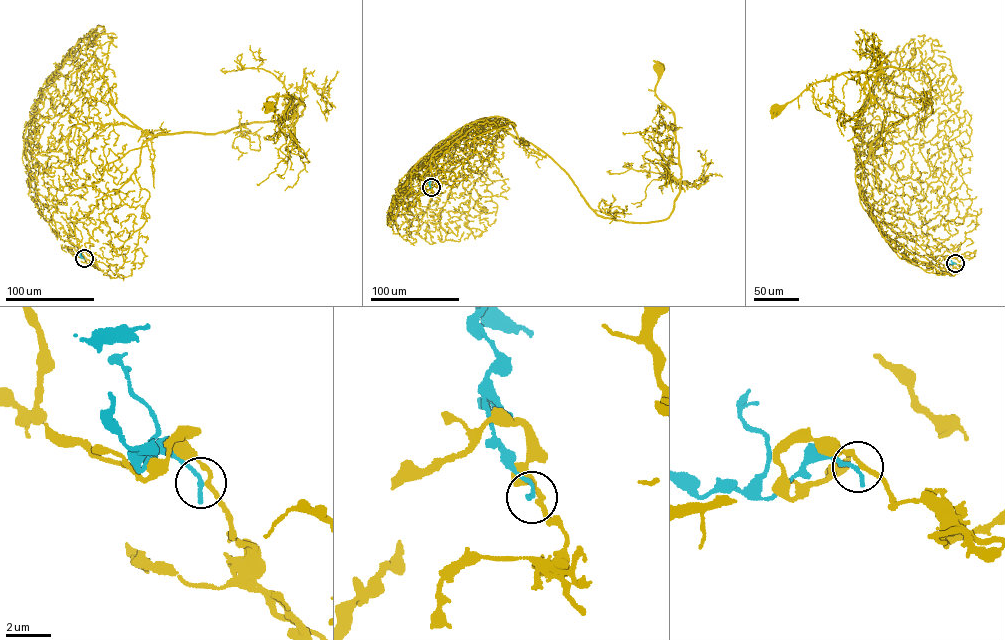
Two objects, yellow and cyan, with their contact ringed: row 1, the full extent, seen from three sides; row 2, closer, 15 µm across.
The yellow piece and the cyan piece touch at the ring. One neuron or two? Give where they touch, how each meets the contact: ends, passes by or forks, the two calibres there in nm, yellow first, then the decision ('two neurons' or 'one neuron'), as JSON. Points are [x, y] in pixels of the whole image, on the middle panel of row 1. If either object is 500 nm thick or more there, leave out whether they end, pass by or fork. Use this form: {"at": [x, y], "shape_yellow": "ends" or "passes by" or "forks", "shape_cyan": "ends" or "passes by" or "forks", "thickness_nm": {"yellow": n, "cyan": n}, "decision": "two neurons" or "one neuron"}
{"at": [431, 187], "shape_yellow": "passes by", "shape_cyan": "ends", "thickness_nm": {"yellow": 190, "cyan": 220}, "decision": "two neurons"}

